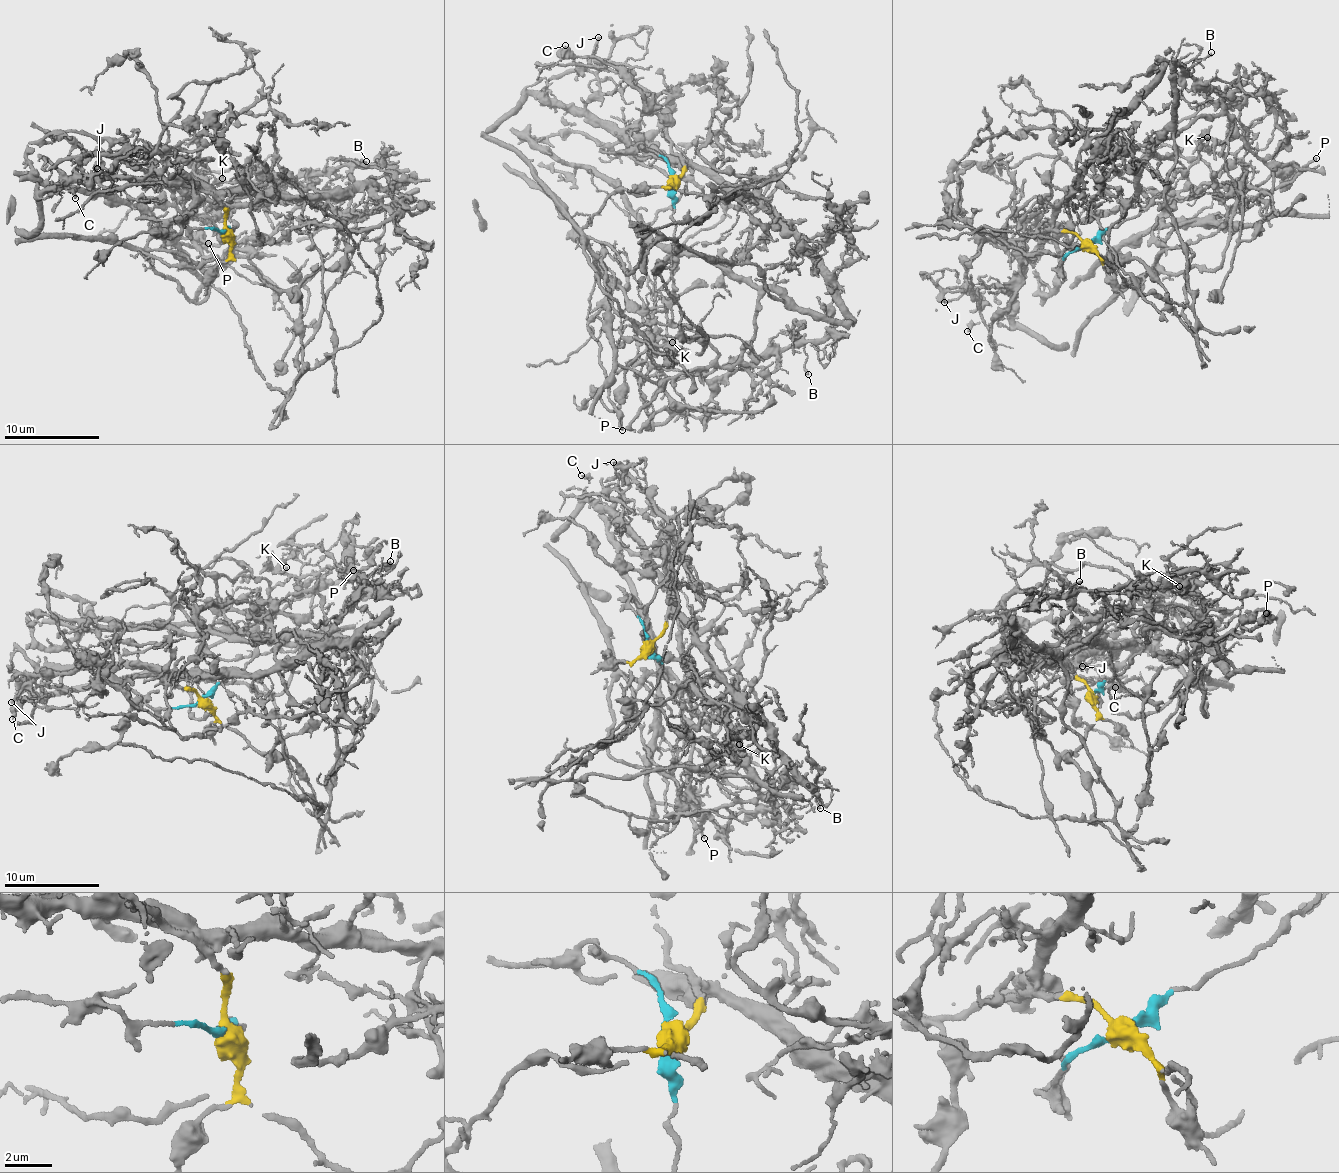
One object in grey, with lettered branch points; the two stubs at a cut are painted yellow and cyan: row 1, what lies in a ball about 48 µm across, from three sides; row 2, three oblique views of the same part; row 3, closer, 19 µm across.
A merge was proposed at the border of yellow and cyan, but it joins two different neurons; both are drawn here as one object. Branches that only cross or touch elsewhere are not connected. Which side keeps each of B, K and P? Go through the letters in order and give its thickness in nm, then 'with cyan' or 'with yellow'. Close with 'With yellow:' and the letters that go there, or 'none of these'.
B: 150 nm thick; with cyan
K: 160 nm thick; with cyan
P: 200 nm thick; with yellow
With yellow: P

